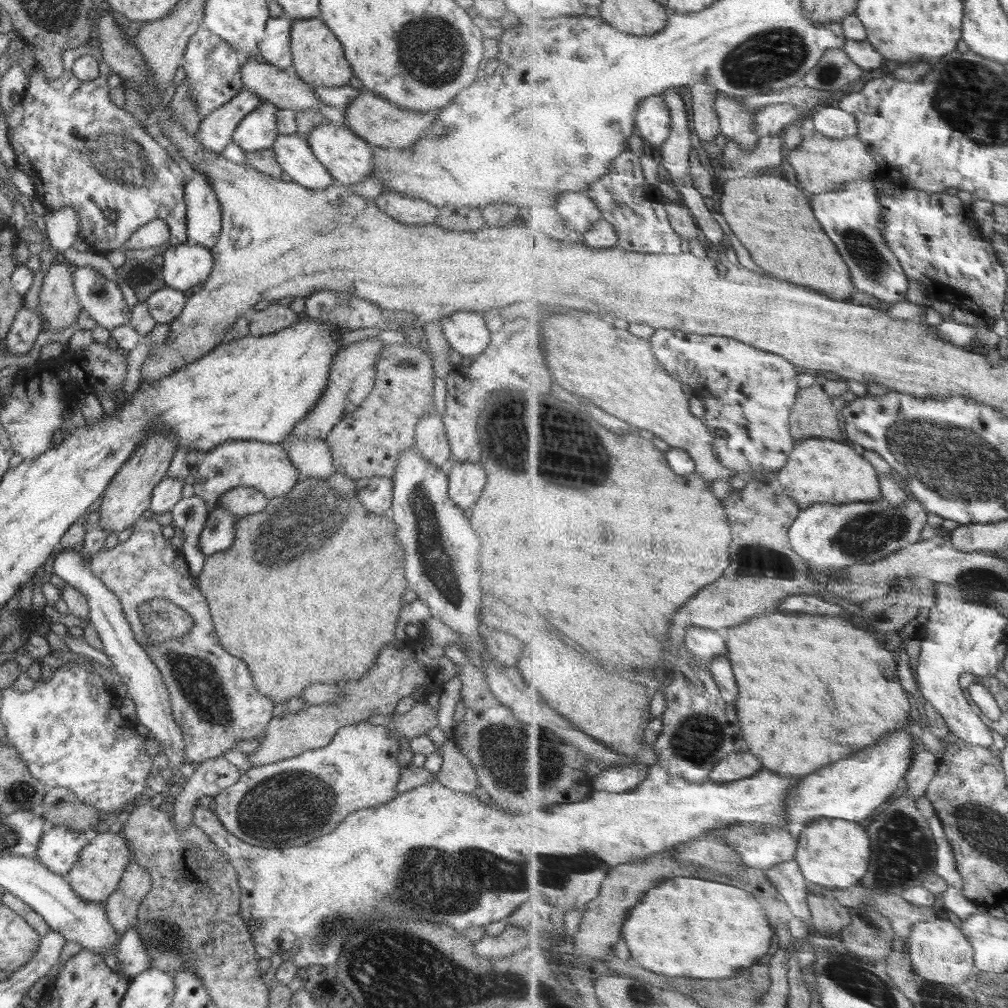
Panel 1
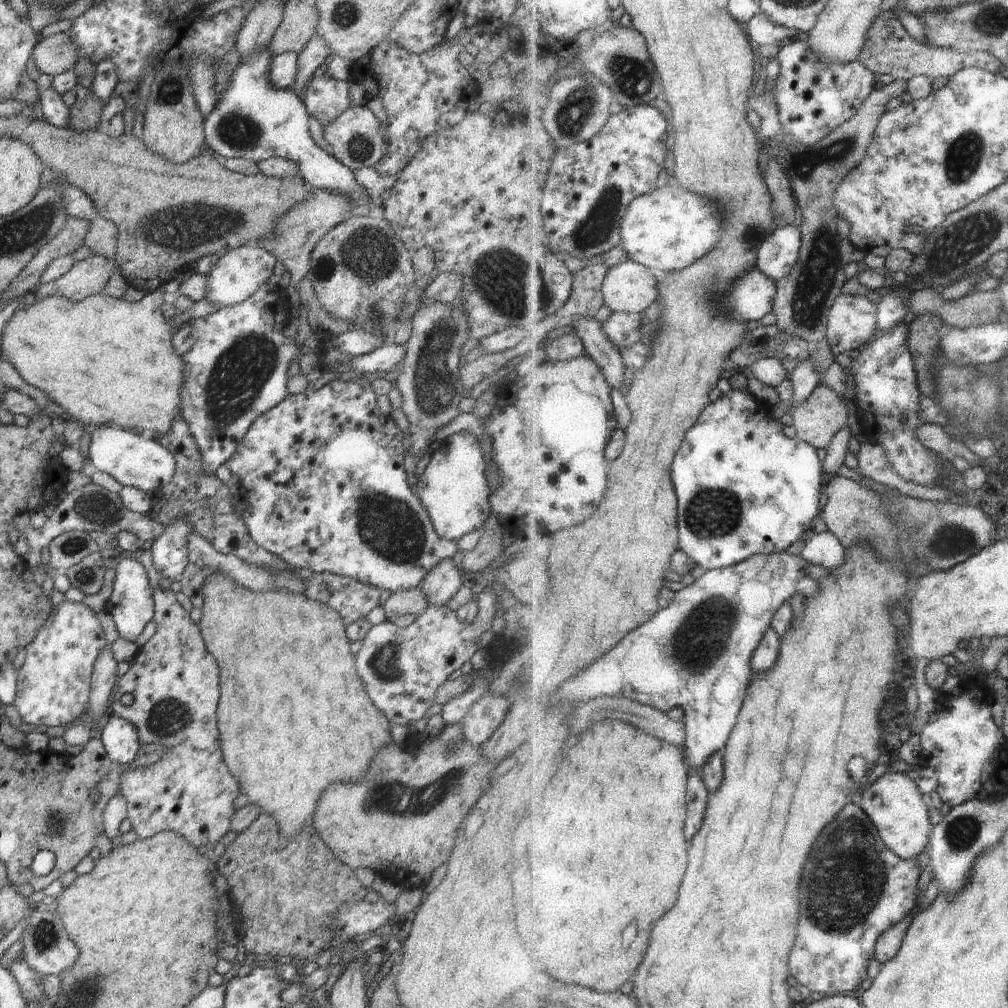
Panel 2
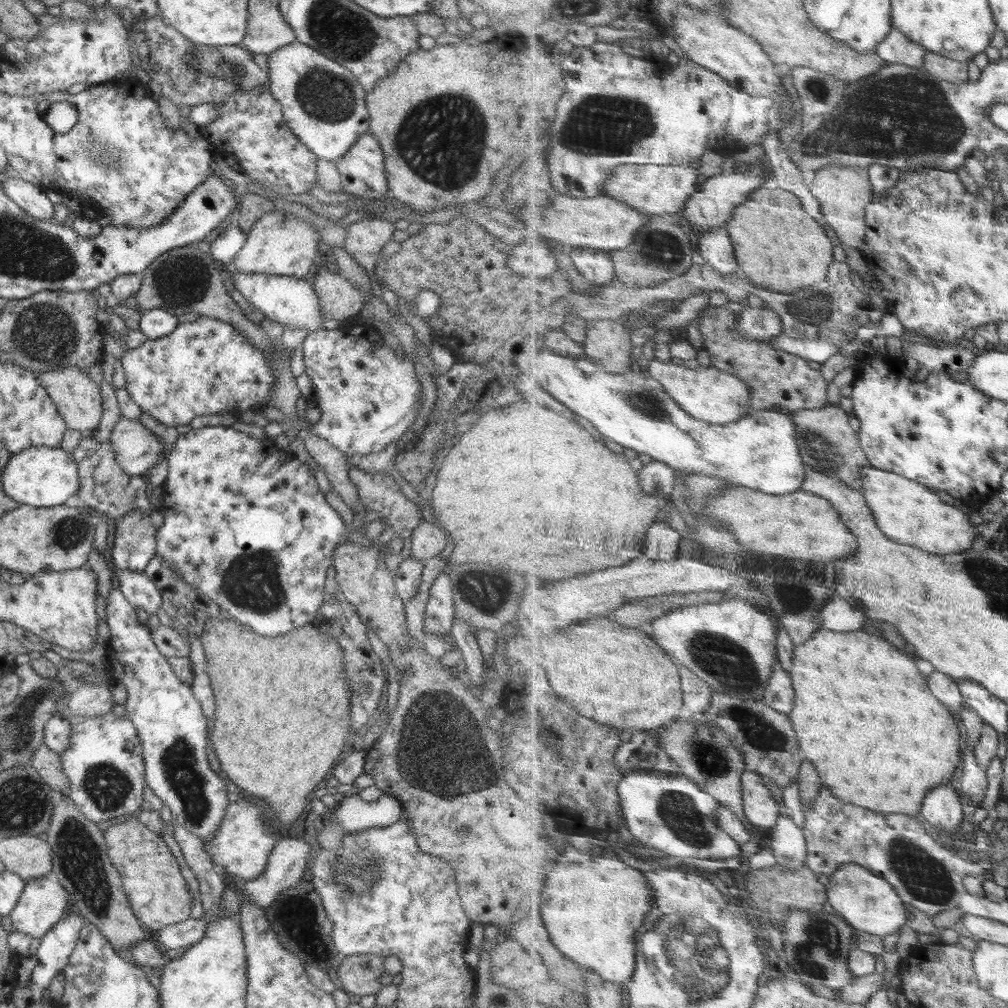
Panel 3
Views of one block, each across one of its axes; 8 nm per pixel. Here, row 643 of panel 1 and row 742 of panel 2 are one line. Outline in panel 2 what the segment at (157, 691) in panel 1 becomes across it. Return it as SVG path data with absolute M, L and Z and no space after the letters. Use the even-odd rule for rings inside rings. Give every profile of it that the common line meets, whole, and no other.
M110 714L108 723L102 728L102 736L100 736L100 739L109 758L115 763L122 765L133 763L141 747L136 728L127 720L124 720L124 718L120 718L114 714Z

